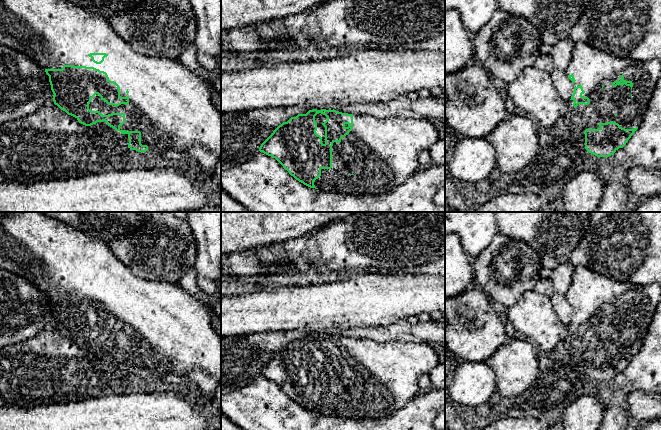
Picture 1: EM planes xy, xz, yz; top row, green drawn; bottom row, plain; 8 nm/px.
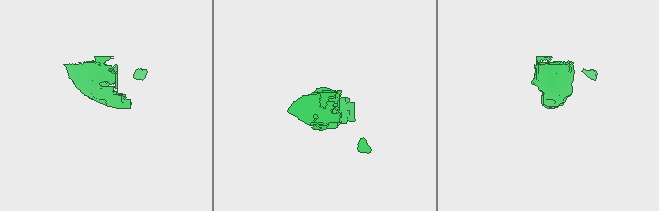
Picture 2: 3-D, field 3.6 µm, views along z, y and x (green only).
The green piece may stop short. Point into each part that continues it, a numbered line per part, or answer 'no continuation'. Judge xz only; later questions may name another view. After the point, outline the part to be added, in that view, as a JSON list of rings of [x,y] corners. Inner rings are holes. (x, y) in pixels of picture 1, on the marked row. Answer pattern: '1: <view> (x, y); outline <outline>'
1: xz (381, 153); outline [[[361,114],[353,115],[353,128],[348,135],[341,139],[341,142],[334,142],[332,146],[332,168],[331,169],[321,169],[321,176],[314,181],[314,185],[319,190],[324,192],[334,192],[341,194],[353,194],[353,195],[378,195],[389,191],[392,191],[399,185],[401,185],[405,180],[407,180],[413,173],[418,169],[418,154],[421,150],[428,150],[435,142],[439,140],[439,134],[436,128],[429,122],[428,119],[416,119],[416,118],[375,118],[370,115]]]

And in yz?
1: yz (592, 68); outline [[[576,42],[573,47],[573,56],[566,70],[567,75],[574,75],[575,82],[574,87],[581,85],[583,90],[585,91],[582,94],[583,97],[588,97],[590,99],[590,103],[588,105],[578,104],[575,108],[573,106],[574,100],[570,100],[567,103],[567,118],[571,120],[571,122],[578,128],[579,134],[583,136],[583,146],[585,148],[585,134],[584,131],[586,129],[598,129],[599,123],[607,123],[607,122],[616,122],[620,125],[620,127],[625,129],[633,129],[639,127],[642,120],[643,115],[649,107],[650,99],[653,95],[653,91],[657,84],[657,81],[661,75],[661,62],[658,59],[651,59],[648,61],[636,61],[632,58],[621,58],[614,56],[610,53],[601,51],[585,42]],[[621,75],[624,76],[624,80],[631,81],[633,83],[633,87],[617,85],[616,87],[612,86],[614,81],[620,81]]]

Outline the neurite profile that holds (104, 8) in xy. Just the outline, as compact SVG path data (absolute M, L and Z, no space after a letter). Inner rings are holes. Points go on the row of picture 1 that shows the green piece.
M67 0L104 19L130 11L142 0Z

